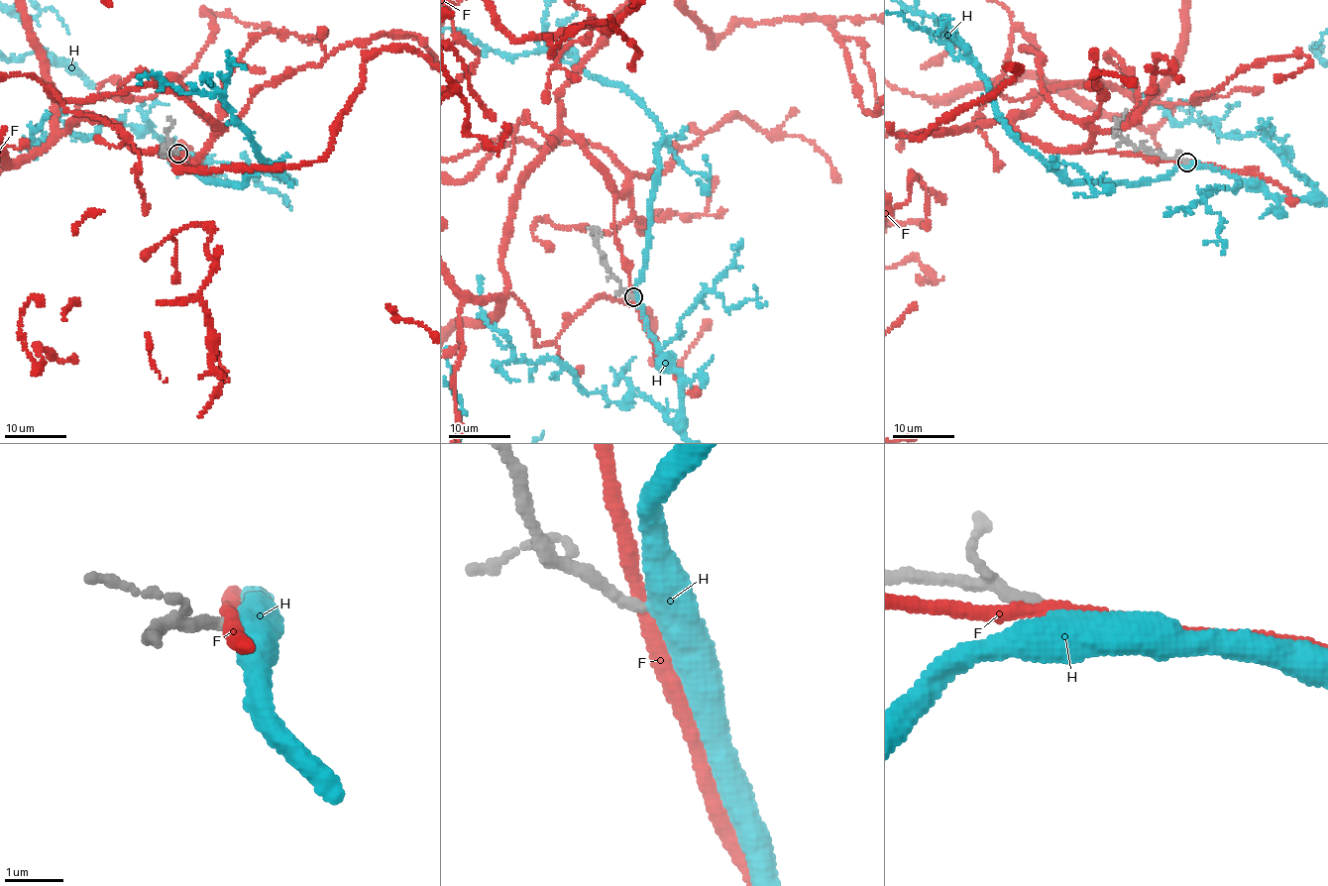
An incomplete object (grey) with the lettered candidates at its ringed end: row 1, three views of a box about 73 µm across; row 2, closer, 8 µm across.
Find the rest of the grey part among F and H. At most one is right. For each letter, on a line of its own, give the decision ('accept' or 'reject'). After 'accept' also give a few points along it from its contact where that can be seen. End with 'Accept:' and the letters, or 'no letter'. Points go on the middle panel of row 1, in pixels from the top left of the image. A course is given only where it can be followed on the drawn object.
F: reject
H: accept
Accept: H

